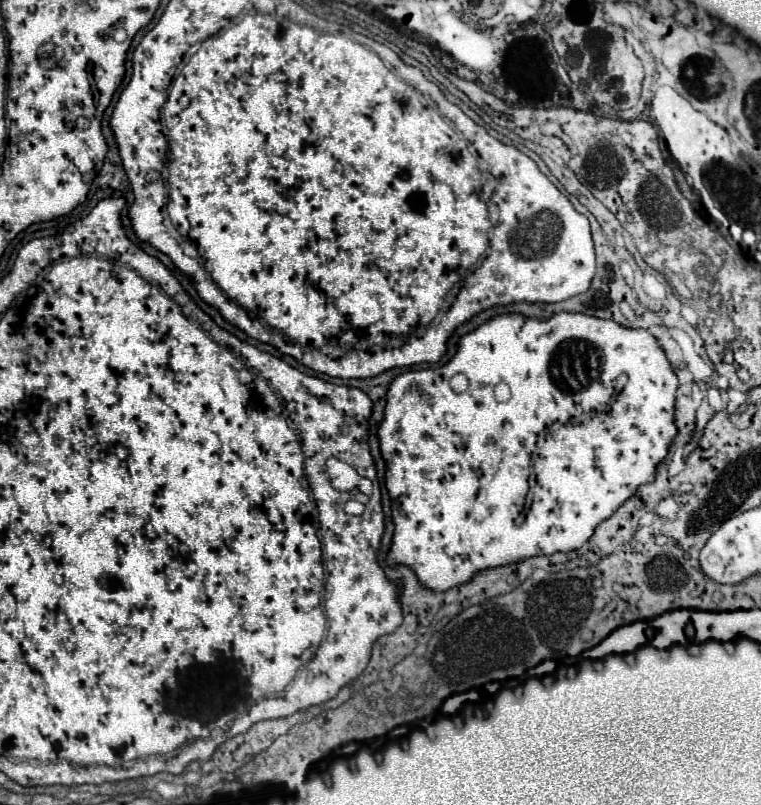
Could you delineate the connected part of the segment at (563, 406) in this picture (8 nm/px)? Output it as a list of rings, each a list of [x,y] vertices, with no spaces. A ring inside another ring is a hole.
[[[517,312],[493,316],[477,330],[459,338],[457,352],[445,366],[408,371],[399,374],[391,383],[383,414],[385,418],[377,428],[381,456],[387,464],[385,486],[391,496],[391,516],[395,524],[391,548],[385,556],[385,562],[389,566],[409,566],[419,578],[419,584],[435,592],[445,592],[455,586],[467,584],[475,574],[487,568],[509,566],[513,562],[523,562],[541,554],[549,556],[555,552],[567,554],[579,550],[595,534],[595,528],[603,520],[611,518],[637,492],[639,486],[655,480],[657,464],[665,460],[671,442],[677,436],[675,390],[679,386],[679,380],[675,370],[671,370],[671,364],[657,338],[649,330],[625,328],[617,322],[591,318],[587,314],[559,312],[547,318],[547,322],[539,322],[539,318],[529,318]],[[499,382],[507,382],[509,387]],[[417,384],[423,392],[409,392],[409,388],[415,388]]]

